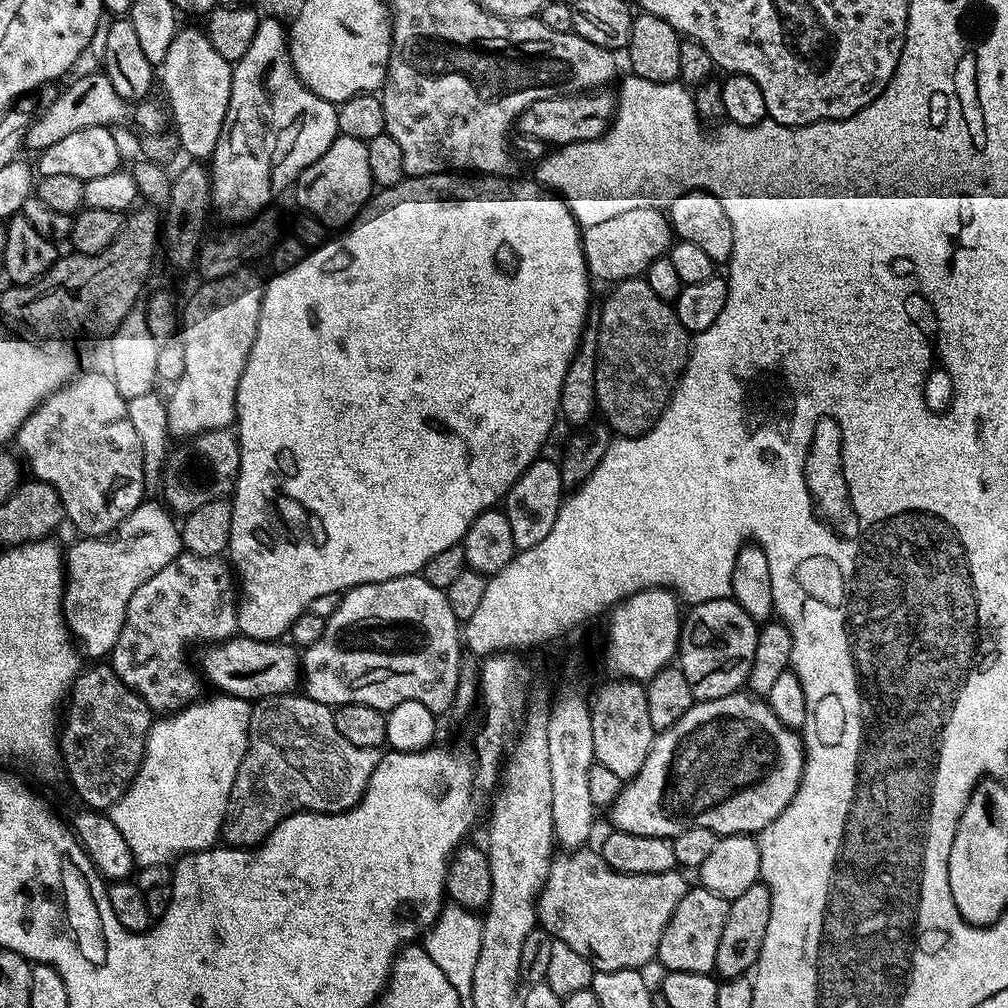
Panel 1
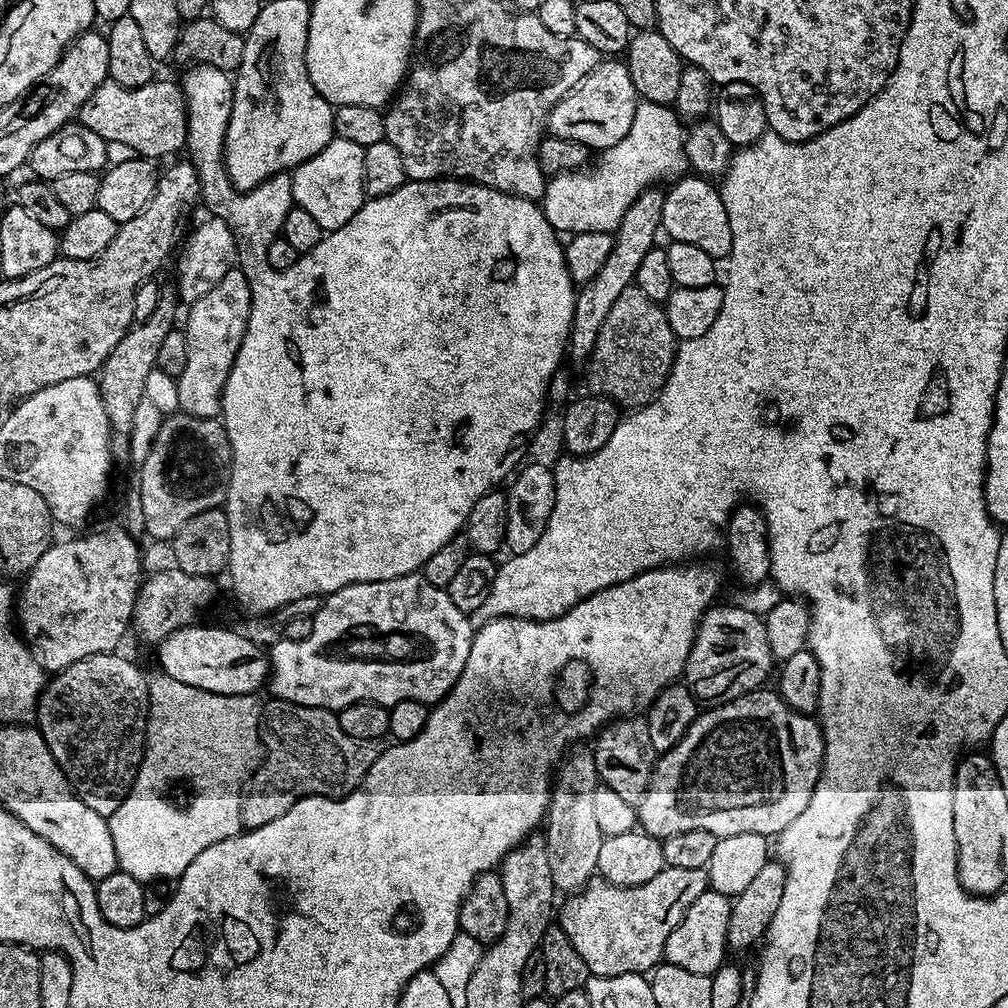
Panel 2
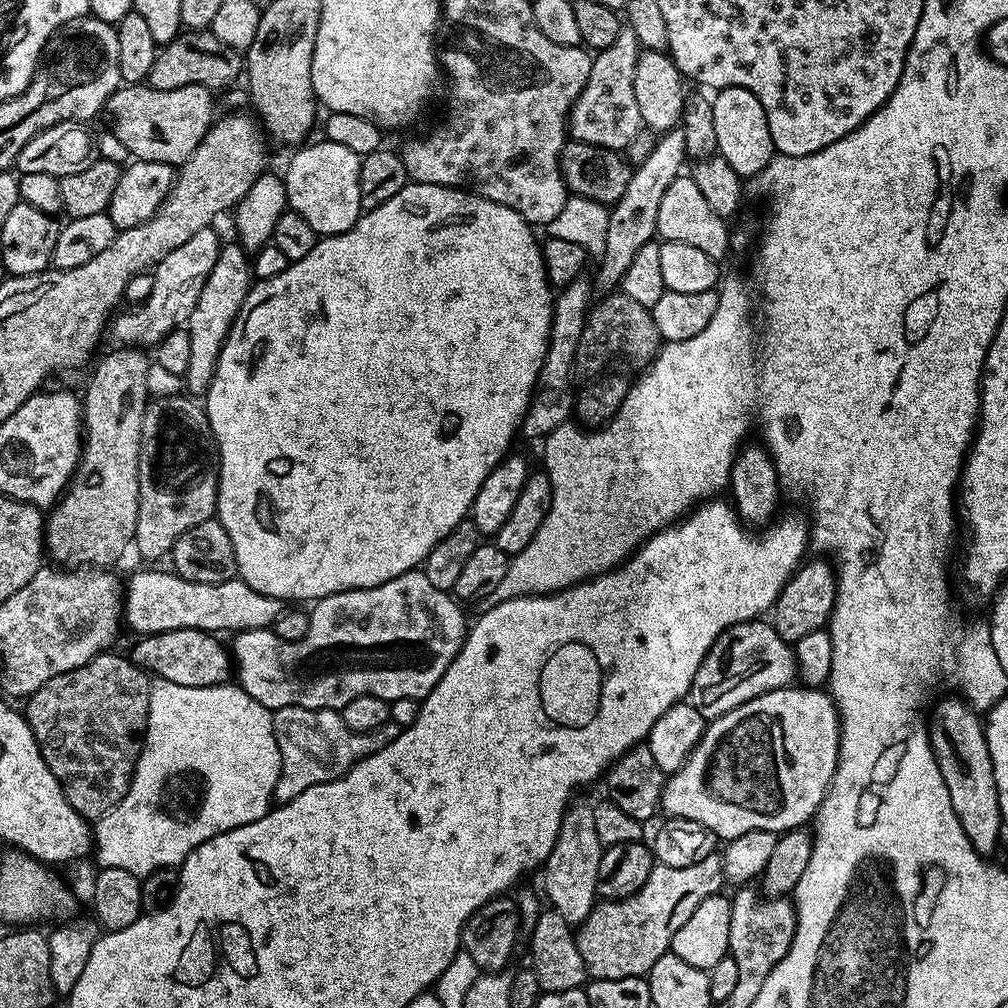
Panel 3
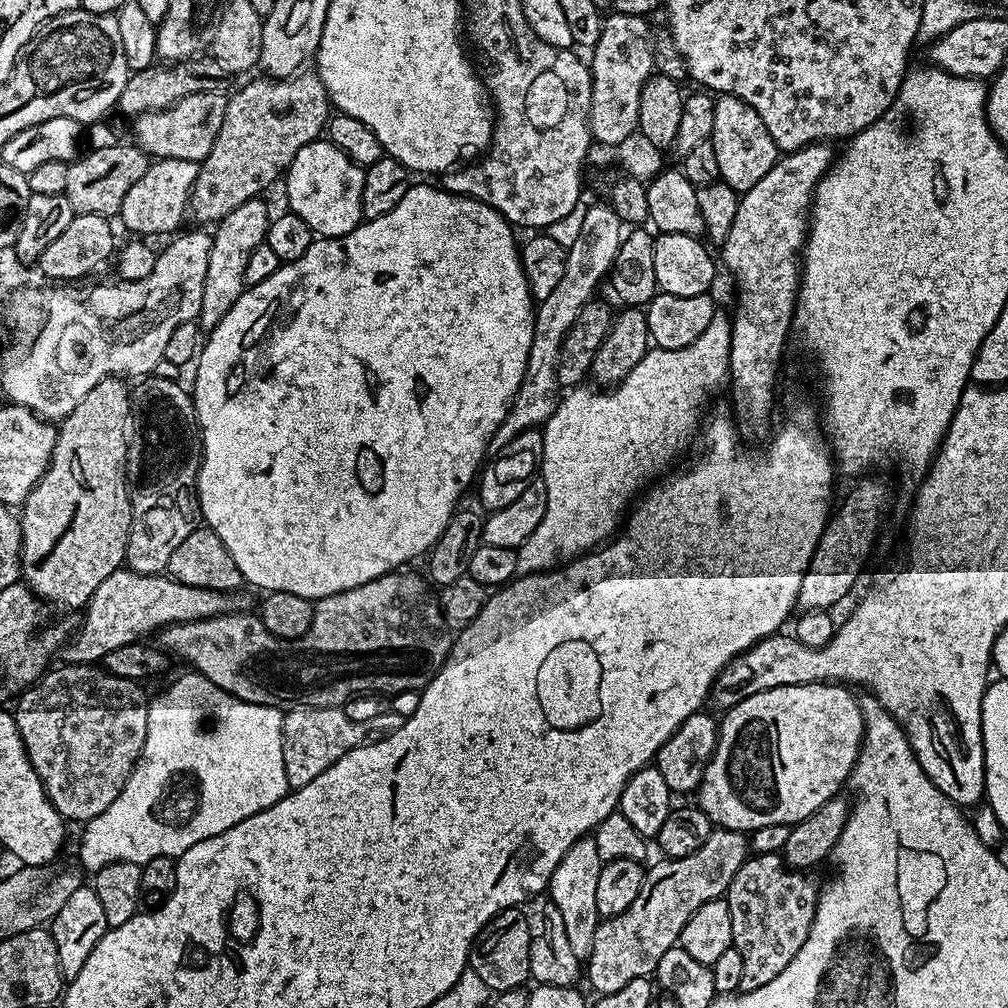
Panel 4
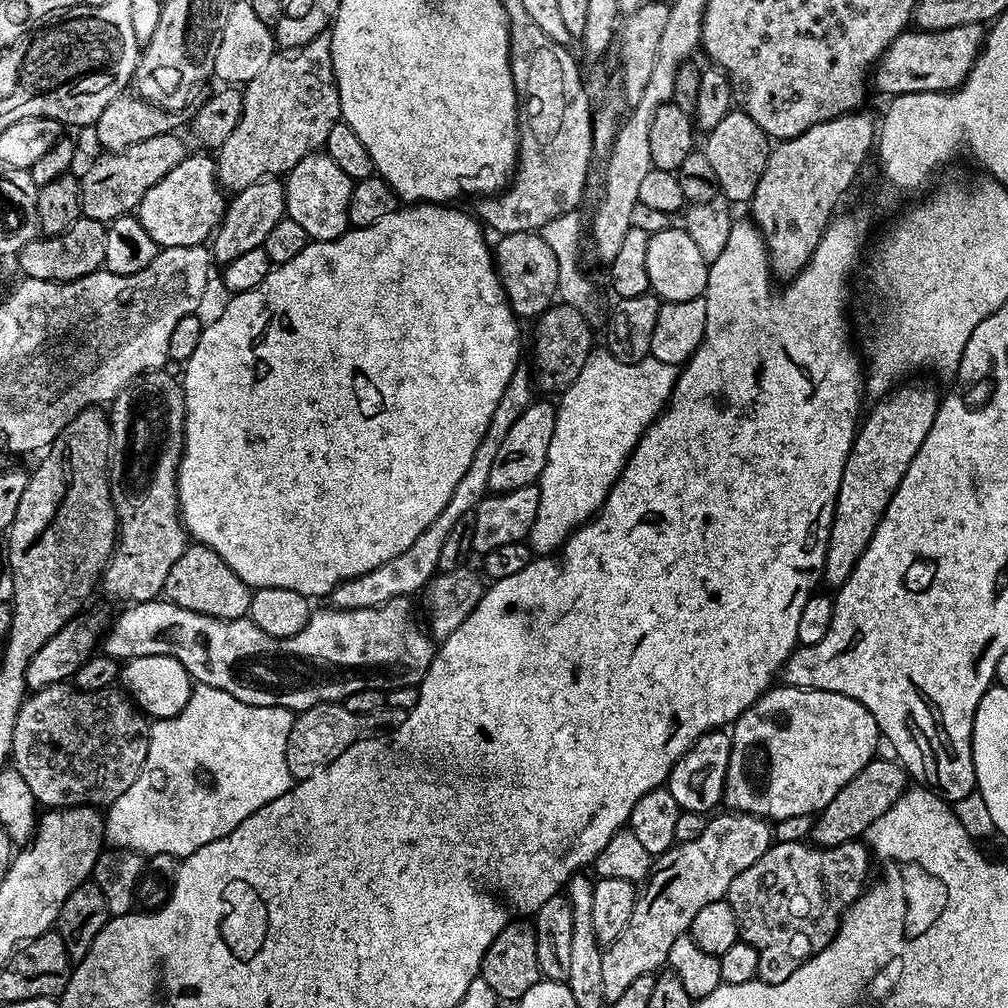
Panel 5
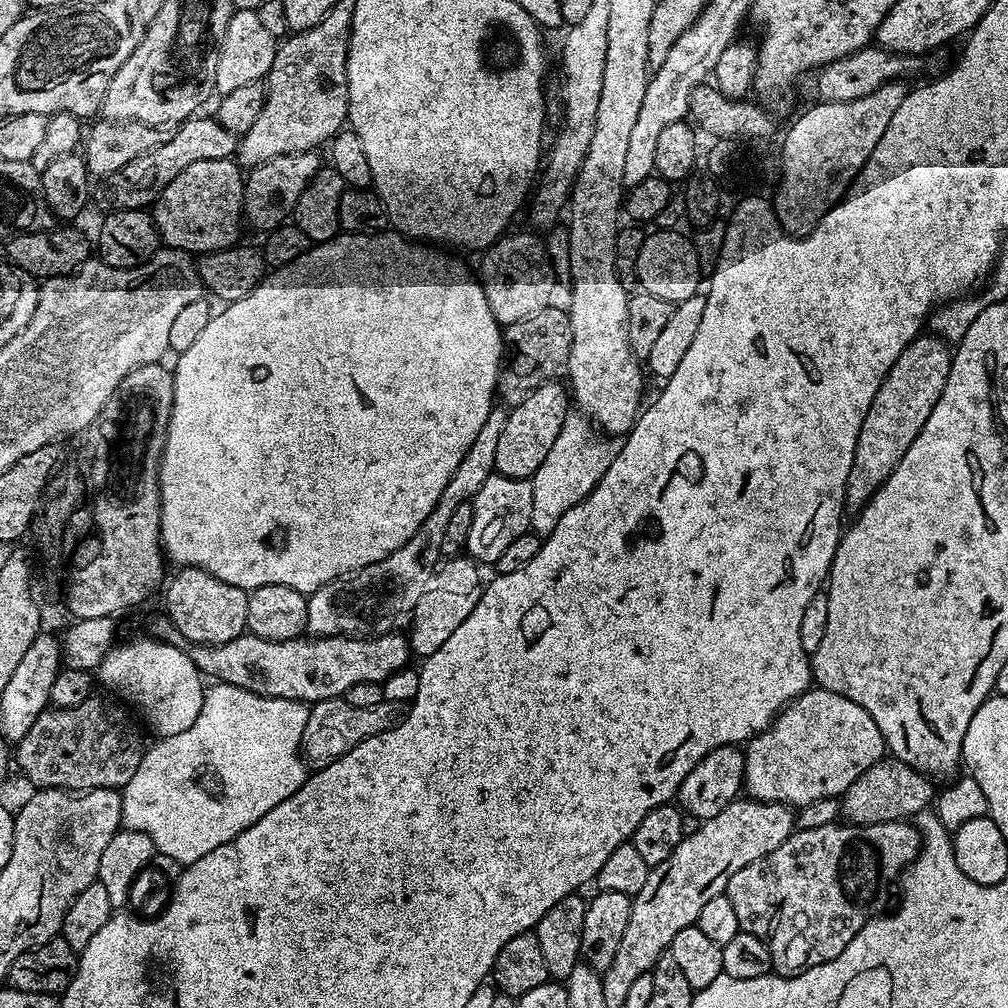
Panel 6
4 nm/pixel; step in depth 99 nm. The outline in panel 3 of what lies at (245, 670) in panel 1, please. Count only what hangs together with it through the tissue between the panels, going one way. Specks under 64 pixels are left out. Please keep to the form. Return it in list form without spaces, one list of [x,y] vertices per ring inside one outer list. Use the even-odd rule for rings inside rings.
[[[166,630],[158,634],[140,636],[137,644],[130,651],[130,659],[133,664],[139,666],[144,672],[166,682],[178,682],[178,686],[214,686],[215,684],[229,683],[234,672],[234,661],[219,635],[202,630]]]

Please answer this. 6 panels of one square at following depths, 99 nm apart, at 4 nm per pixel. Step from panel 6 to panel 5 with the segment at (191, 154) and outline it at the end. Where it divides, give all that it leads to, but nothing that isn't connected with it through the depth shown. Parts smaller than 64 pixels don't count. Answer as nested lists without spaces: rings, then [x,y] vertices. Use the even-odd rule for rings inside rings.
[[[167,132],[166,134],[158,134],[158,138],[146,138],[146,142],[134,142],[134,146],[126,146],[126,150],[121,152],[104,152],[100,154],[100,157],[85,170],[84,176],[79,177],[80,182],[80,215],[85,220],[103,220],[105,222],[109,220],[117,220],[120,216],[126,216],[135,213],[136,207],[139,206],[142,200],[142,194],[146,194],[146,190],[150,190],[150,186],[154,186],[154,182],[158,182],[158,178],[164,178],[170,170],[174,170],[174,166],[178,166],[178,162],[182,162],[190,154],[190,148],[184,145],[184,140],[180,137],[180,134],[176,132]]]

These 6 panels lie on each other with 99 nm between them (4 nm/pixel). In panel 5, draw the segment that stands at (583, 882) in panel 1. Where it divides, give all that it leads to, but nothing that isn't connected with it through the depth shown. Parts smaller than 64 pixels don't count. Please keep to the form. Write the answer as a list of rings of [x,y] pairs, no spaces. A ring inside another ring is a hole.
[[[731,810],[716,815],[709,819],[706,830],[702,830],[694,842],[677,843],[655,857],[654,867],[637,895],[634,914],[630,914],[626,930],[603,949],[602,994],[605,1001],[617,1000],[637,978],[659,973],[667,965],[670,946],[691,929],[694,914],[709,902],[725,899],[730,882],[734,882],[746,866],[754,866],[754,862],[772,847],[774,828],[764,817]]]

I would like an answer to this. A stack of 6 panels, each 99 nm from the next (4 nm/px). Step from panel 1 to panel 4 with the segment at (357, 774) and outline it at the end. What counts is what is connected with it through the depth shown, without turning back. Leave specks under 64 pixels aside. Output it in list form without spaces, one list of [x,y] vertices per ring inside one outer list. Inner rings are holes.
[[[343,707],[335,708],[289,708],[284,712],[284,765],[289,789],[295,790],[306,786],[306,782],[314,782],[322,770],[326,770],[342,754],[361,747],[366,738],[381,735],[380,728],[391,730],[401,728],[406,717],[394,711],[386,711],[378,718],[370,718],[370,722],[353,722],[346,718]]]

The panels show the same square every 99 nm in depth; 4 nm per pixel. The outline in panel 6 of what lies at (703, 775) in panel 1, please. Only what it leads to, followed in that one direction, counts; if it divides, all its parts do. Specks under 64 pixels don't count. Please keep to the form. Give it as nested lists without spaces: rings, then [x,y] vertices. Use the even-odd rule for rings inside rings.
[[[819,686],[809,687],[798,699],[788,704],[778,713],[766,730],[747,741],[744,754],[744,788],[754,800],[765,800],[771,804],[799,806],[806,802],[815,802],[818,798],[843,797],[844,791],[874,762],[885,759],[886,745],[882,730],[858,706],[842,694],[834,694]]]

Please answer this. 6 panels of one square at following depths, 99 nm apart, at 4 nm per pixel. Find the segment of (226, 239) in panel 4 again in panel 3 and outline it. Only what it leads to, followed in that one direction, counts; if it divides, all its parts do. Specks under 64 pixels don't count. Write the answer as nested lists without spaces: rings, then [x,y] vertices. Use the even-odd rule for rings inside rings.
[[[225,243],[218,254],[218,262],[214,262],[214,270],[206,278],[202,286],[202,294],[198,294],[198,302],[194,302],[194,310],[189,314],[186,327],[190,334],[190,366],[186,383],[187,391],[193,397],[203,397],[210,382],[214,378],[214,370],[218,362],[218,354],[228,337],[230,326],[240,318],[240,311],[248,297],[248,290],[254,283],[250,267],[249,253],[239,243]]]

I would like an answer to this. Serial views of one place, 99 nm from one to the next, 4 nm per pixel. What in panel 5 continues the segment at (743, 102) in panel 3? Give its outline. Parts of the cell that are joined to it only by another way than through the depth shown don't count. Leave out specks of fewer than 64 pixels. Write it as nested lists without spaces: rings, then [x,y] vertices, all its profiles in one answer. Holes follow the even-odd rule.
[[[734,108],[714,126],[714,130],[707,133],[705,140],[706,145],[703,145],[702,151],[718,177],[721,195],[732,204],[749,203],[772,149],[770,137],[749,115]]]

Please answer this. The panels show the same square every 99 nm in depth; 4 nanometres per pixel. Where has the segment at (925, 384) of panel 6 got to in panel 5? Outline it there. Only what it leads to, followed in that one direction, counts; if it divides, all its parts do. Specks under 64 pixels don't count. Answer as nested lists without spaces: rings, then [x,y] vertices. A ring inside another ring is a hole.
[[[912,382],[893,387],[887,396],[873,403],[876,405],[863,417],[846,458],[824,559],[822,580],[825,585],[829,584],[829,589],[839,588],[846,578],[850,578],[862,550],[866,550],[870,538],[874,538],[874,530],[886,506],[890,506],[894,490],[898,490],[898,482],[906,478],[906,470],[910,470],[910,462],[914,462],[918,446],[926,442],[926,434],[930,434],[930,426],[934,426],[934,418],[940,409],[941,393],[936,393],[932,384],[908,383]]]

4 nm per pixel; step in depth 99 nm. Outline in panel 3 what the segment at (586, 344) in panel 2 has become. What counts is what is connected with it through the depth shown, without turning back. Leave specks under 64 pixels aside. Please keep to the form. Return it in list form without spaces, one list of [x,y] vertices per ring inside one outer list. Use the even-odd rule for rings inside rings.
[[[678,126],[674,127],[657,140],[660,141],[649,150],[648,157],[632,168],[632,177],[626,186],[626,192],[611,205],[606,226],[606,242],[599,253],[600,269],[596,272],[596,284],[601,288],[601,293],[608,294],[619,289],[620,280],[626,274],[630,261],[642,246],[646,246],[646,242],[654,239],[662,194],[666,194],[670,182],[674,182],[674,178],[678,178],[685,171],[688,155],[682,130]]]

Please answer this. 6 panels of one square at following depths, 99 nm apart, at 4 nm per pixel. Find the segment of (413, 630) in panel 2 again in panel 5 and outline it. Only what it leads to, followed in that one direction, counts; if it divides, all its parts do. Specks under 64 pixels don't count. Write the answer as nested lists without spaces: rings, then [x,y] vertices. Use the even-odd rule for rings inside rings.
[[[399,596],[377,608],[342,610],[325,606],[321,612],[320,609],[313,611],[308,625],[298,634],[290,638],[270,638],[270,634],[258,630],[258,626],[254,626],[250,619],[210,618],[206,614],[198,614],[172,604],[166,598],[157,598],[141,604],[129,603],[125,607],[128,609],[109,628],[107,625],[102,636],[102,652],[103,655],[113,656],[121,662],[134,658],[169,656],[186,666],[196,684],[226,690],[226,694],[234,694],[238,702],[246,702],[250,706],[289,708],[292,713],[299,714],[316,704],[343,701],[345,696],[358,690],[391,690],[420,685],[430,670],[432,659],[436,657],[437,645],[426,631],[425,625],[420,625],[412,603],[409,597]]]

